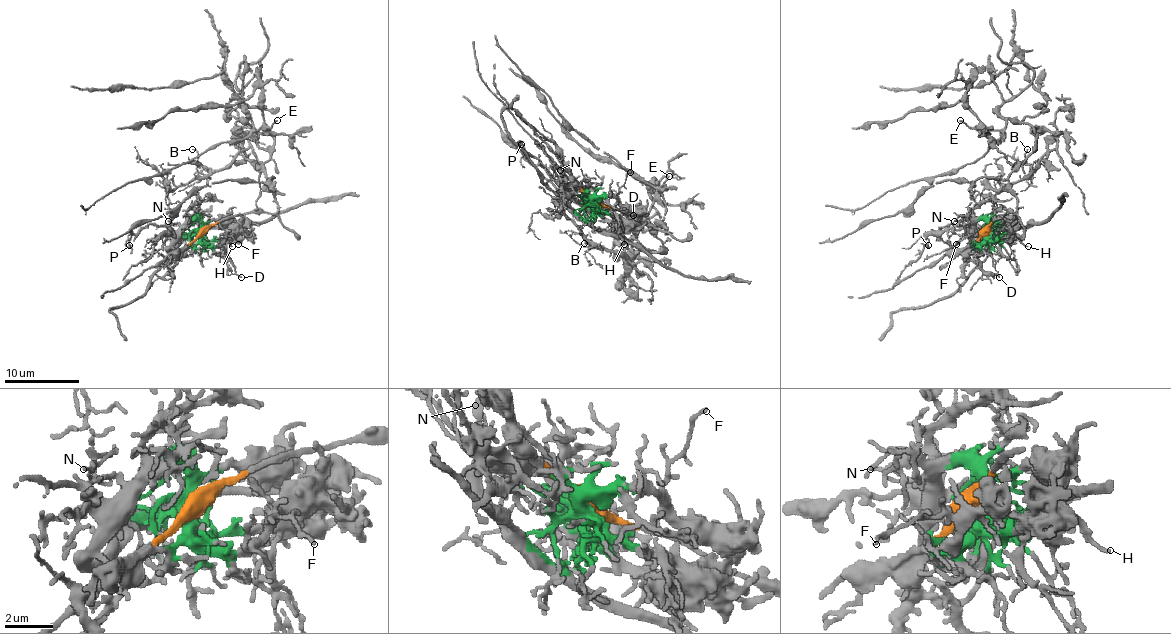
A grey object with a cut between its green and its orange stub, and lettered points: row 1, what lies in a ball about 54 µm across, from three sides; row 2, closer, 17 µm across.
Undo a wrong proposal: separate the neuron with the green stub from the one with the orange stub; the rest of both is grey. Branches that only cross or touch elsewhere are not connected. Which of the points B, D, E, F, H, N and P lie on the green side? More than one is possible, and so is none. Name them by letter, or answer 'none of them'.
D, F, H, N, P

